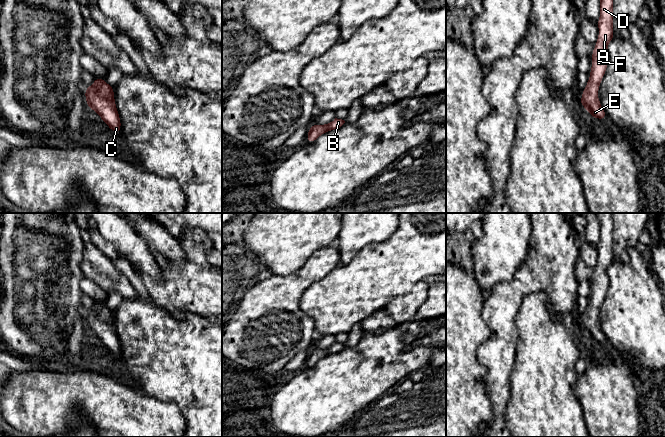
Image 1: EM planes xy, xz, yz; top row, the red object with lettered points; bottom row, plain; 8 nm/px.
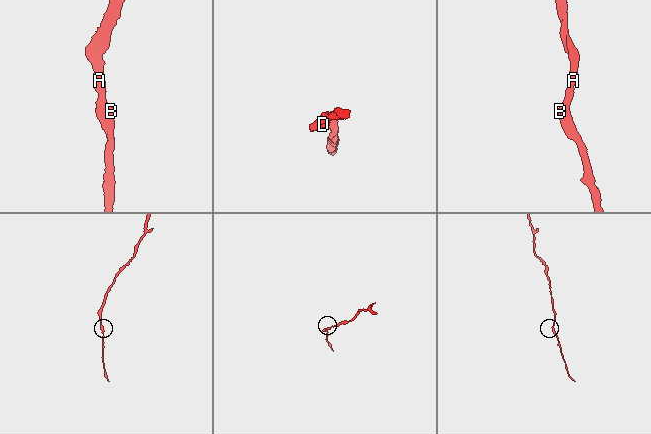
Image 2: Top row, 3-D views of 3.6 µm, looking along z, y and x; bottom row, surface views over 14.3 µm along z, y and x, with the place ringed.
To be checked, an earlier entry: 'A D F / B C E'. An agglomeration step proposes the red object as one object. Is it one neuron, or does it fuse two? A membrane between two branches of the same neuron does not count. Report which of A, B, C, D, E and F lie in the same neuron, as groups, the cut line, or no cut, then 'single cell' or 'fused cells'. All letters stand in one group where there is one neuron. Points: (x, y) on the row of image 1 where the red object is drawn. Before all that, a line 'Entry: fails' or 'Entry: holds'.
Entry: fails
groups A B C D E F; cut none; single cell

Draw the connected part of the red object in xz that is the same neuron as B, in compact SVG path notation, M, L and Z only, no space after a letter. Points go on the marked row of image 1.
M335 118L330 123L319 125L319 124L312 124L309 128L309 132L306 136L306 141L308 144L313 143L316 139L324 133L328 131L332 131L335 129L340 128L345 123L342 119Z

